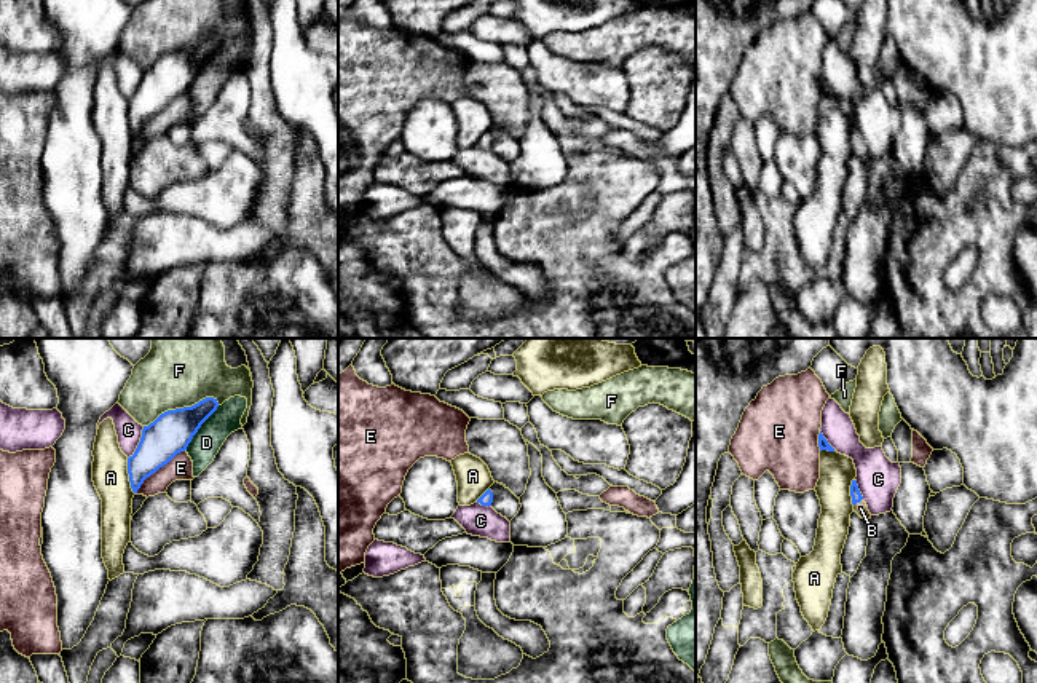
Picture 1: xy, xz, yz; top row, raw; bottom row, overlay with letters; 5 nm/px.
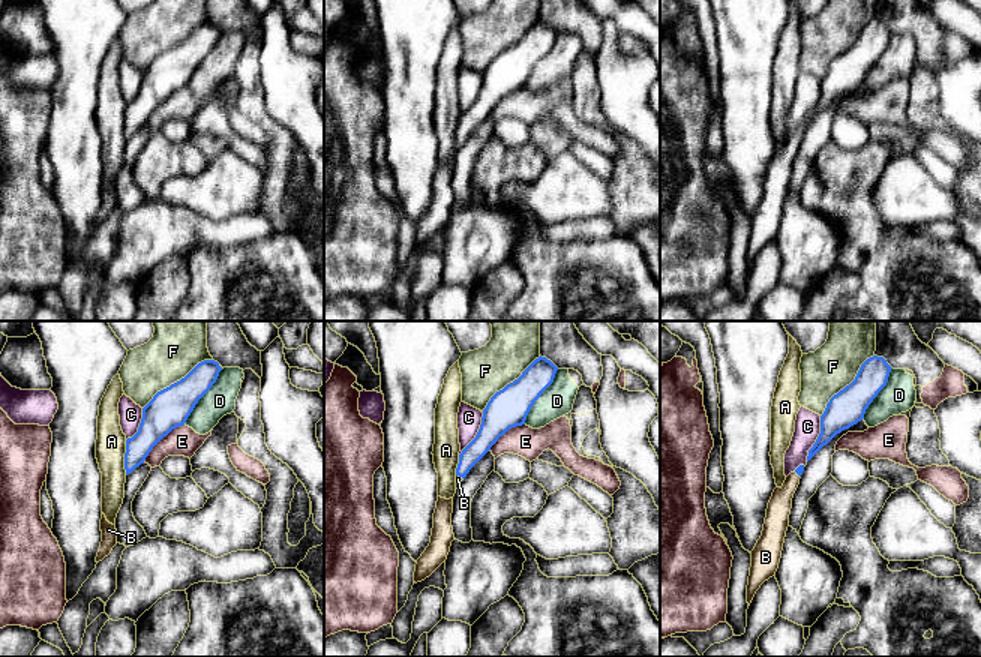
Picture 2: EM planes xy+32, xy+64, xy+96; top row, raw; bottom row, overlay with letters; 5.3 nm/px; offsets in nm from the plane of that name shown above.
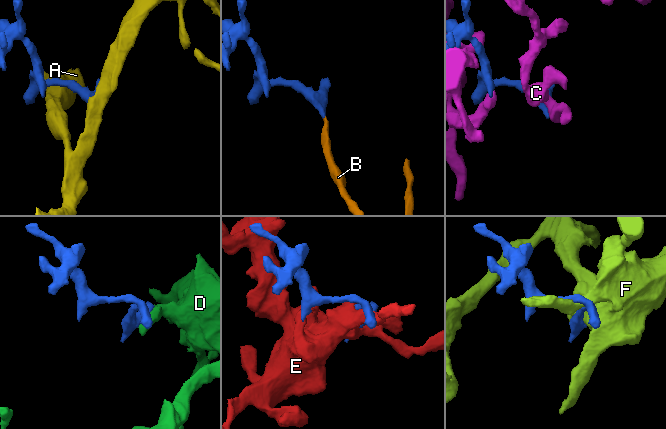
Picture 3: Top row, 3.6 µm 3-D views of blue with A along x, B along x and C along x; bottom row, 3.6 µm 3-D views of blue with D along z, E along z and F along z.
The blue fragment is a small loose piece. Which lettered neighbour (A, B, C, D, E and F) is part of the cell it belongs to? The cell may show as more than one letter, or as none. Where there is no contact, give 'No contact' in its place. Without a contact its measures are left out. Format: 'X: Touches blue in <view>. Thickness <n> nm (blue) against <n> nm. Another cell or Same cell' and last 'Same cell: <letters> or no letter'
A: Touches blue in xy. Thickness 200 nm (blue) against 180 nm. Another cell
B: Touches blue in yz. Thickness 50 nm (blue) against 70 nm. Same cell
C: Touches blue in xy. Thickness 200 nm (blue) against 120 nm. Another cell
D: Touches blue in xy. Thickness 200 nm (blue) against 150 nm. Another cell
E: Touches blue in xy. Thickness 200 nm (blue) against 130 nm. Another cell
F: Touches blue in xy. Thickness 200 nm (blue) against 280 nm. Another cell
Same cell: B

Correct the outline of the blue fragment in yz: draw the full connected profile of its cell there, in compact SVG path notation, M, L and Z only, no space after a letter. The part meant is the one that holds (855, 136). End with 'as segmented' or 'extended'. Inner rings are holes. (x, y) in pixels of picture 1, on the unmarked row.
M852 123L850 128L850 139L852 139L852 147L854 153L862 160L862 161L871 161L871 156L868 153L866 145L863 144L863 139L858 132L857 123Z; extended

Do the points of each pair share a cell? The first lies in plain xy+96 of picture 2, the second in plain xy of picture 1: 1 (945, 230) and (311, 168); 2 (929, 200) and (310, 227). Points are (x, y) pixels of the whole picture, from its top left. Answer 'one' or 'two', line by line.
1: two
2: two

